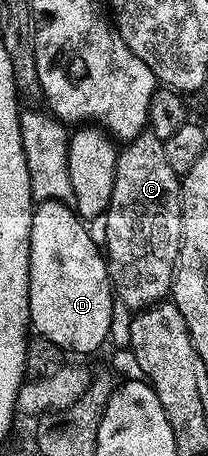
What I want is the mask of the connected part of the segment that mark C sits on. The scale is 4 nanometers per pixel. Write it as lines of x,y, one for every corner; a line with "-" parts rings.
144,132
130,139
124,146
127,147
118,151
112,200
106,211
109,228
106,229
108,240
105,257
114,297
122,305
124,302
131,312
138,312
146,310
148,306
154,306
156,302
164,301
170,295
171,283
175,281
175,264
179,261
179,245
183,235
181,178
173,172
173,168
169,168
163,139
157,135

